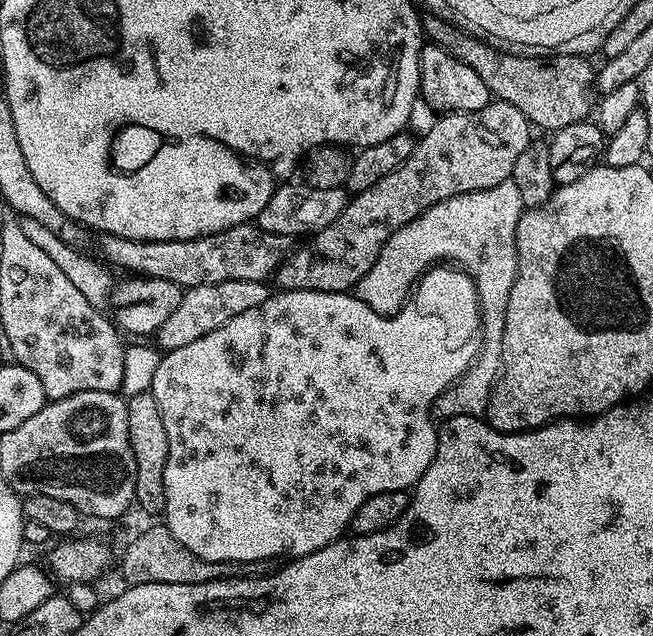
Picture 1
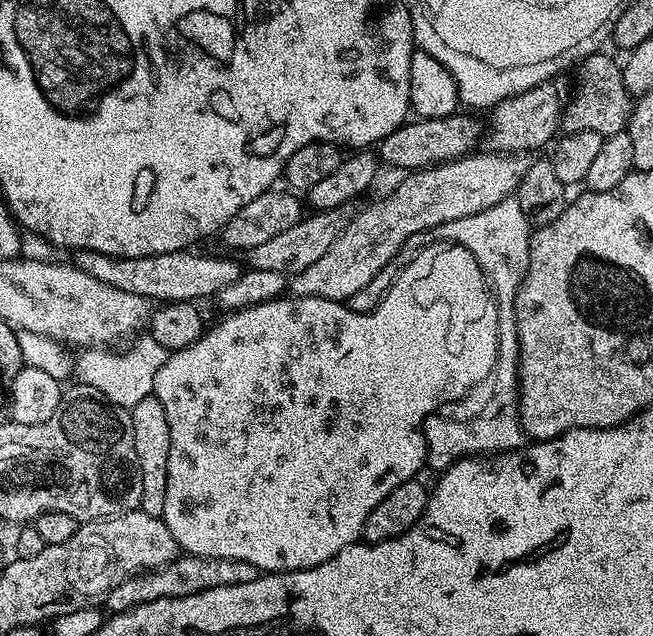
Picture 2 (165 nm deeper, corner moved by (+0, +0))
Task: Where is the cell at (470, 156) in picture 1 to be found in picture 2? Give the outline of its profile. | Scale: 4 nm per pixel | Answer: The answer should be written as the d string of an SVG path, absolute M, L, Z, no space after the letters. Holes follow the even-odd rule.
M562 79L546 80L536 88L508 97L493 107L490 112L492 128L490 124L490 131L486 136L487 147L493 152L505 154L525 154L524 152L532 152L535 148L547 149L553 143L557 133L561 131L564 106L570 99L569 81L567 84Z

